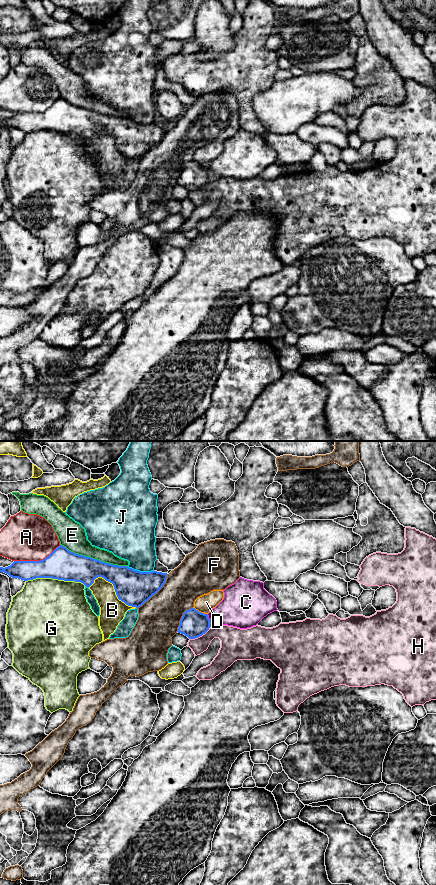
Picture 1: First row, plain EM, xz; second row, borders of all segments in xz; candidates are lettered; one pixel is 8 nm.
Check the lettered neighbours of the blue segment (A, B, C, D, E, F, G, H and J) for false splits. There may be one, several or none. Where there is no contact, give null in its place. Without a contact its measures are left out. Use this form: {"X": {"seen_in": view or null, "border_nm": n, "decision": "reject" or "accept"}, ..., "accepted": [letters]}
{"A": {"seen_in": "xz", "border_nm": 400, "decision": "reject"}, "B": {"seen_in": "xz", "border_nm": 420, "decision": "reject"}, "C": {"seen_in": "xz", "border_nm": 60, "decision": "reject"}, "D": {"seen_in": "xz", "border_nm": 130, "decision": "reject"}, "E": {"seen_in": "xz", "border_nm": 550, "decision": "reject"}, "F": {"seen_in": "xz", "border_nm": 380, "decision": "reject"}, "G": {"seen_in": "xz", "border_nm": 480, "decision": "reject"}, "H": {"seen_in": "xz", "border_nm": 190, "decision": "accept"}, "J": {"seen_in": "xz", "border_nm": 220, "decision": "reject"}, "accepted": ["H"]}

